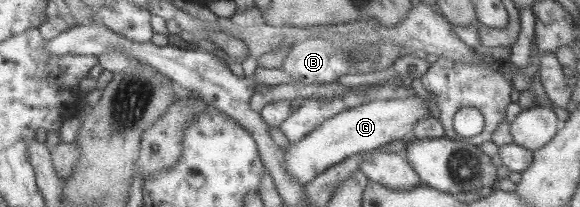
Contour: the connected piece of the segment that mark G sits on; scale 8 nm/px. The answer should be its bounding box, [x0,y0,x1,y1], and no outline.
[286,95,429,186]

